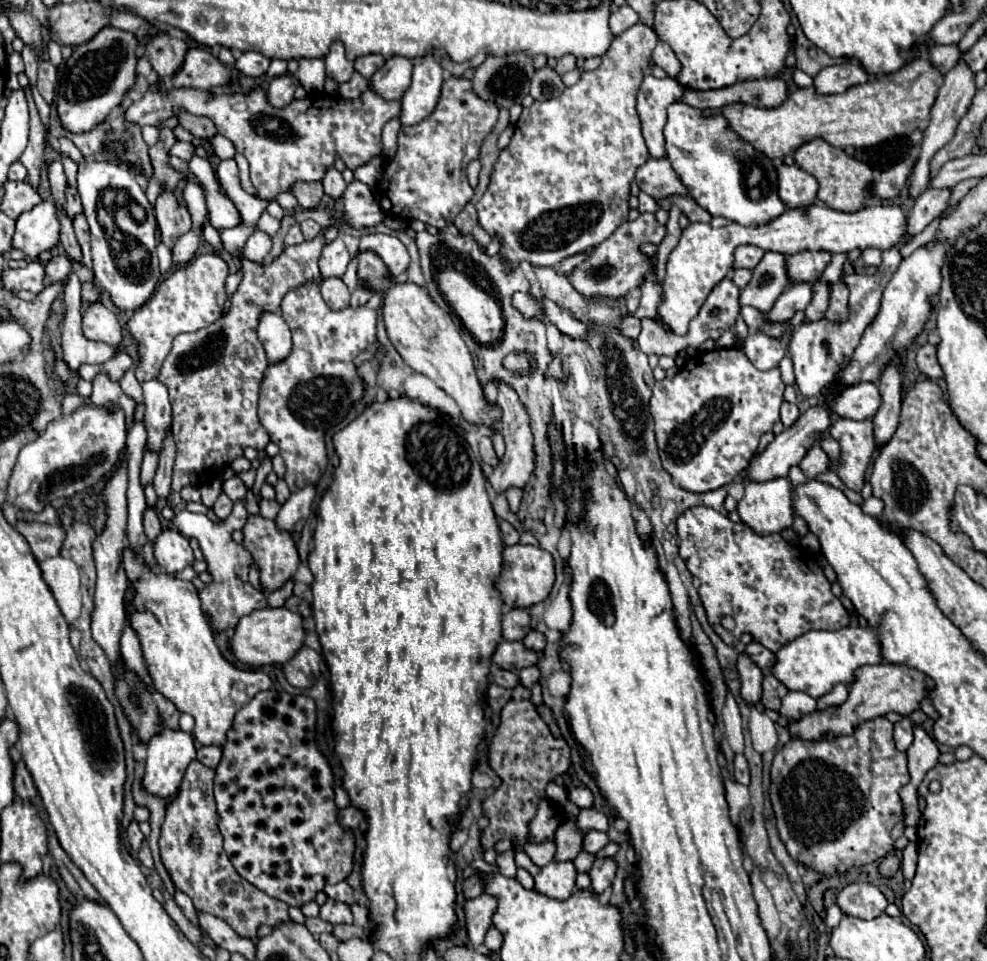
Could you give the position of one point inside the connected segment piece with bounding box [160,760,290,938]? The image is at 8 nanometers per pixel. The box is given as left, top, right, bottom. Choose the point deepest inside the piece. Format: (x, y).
(191, 844)

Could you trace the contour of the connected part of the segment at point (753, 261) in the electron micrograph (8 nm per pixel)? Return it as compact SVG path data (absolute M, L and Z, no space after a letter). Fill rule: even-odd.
M740 246L740 248L736 248L734 256L736 256L734 268L748 268L748 270L752 270L762 260L764 250L756 248L756 246Z

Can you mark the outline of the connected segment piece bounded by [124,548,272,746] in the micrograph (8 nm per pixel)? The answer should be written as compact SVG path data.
M128 548L124 550L124 566L128 580L134 582L136 590L136 598L132 600L132 628L140 636L144 660L156 690L180 712L190 714L196 720L194 738L202 746L224 746L234 716L242 706L242 702L230 698L230 688L244 688L244 700L248 702L256 692L270 690L270 676L260 670L240 670L220 654L200 610L198 592L192 582L176 580L168 574L152 574Z

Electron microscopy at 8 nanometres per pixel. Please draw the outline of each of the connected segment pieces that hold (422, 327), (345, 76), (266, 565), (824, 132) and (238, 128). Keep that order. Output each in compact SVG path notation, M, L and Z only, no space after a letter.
M364 250L356 254L358 260L358 278L360 286L372 292L382 294L382 320L386 326L386 334L392 346L398 350L402 360L416 372L428 376L436 386L440 386L446 394L450 394L460 410L464 420L474 424L484 424L486 428L494 428L500 422L500 408L490 408L490 404L482 396L482 386L476 378L476 370L472 364L472 356L454 326L450 314L440 308L426 288L412 282L396 282L382 258L376 252Z
M334 42L330 46L330 52L324 58L324 62L326 62L326 74L330 78L334 78L338 84L348 82L352 78L352 74L354 74L352 62L344 56L344 44L342 42Z
M248 516L248 522L242 528L242 532L244 532L242 544L250 550L254 562L260 566L260 582L266 590L278 590L284 582L294 578L300 566L300 556L298 556L294 538L288 532L276 530L276 524L262 516Z
M916 56L900 70L876 76L866 84L852 86L842 94L818 94L814 86L796 88L780 106L758 108L752 104L726 104L724 108L708 108L704 116L722 114L728 128L744 142L752 144L756 152L770 160L782 160L808 140L822 138L836 148L868 148L894 136L908 136L914 130L928 126L928 114L942 86L942 74L932 68L924 56Z
M170 88L166 92L146 92L126 110L124 118L138 126L156 126L160 120L172 116L174 106L210 118L216 124L218 134L234 142L236 152L240 152L250 164L250 180L258 190L258 198L266 200L274 200L280 192L288 192L296 180L322 180L326 168L334 164L336 154L340 154L350 170L366 164L382 152L380 138L384 124L400 114L400 102L386 102L372 90L366 90L356 100L340 100L330 94L308 96L304 100L292 100L288 108L276 110L268 104L262 90L228 96L194 88Z

